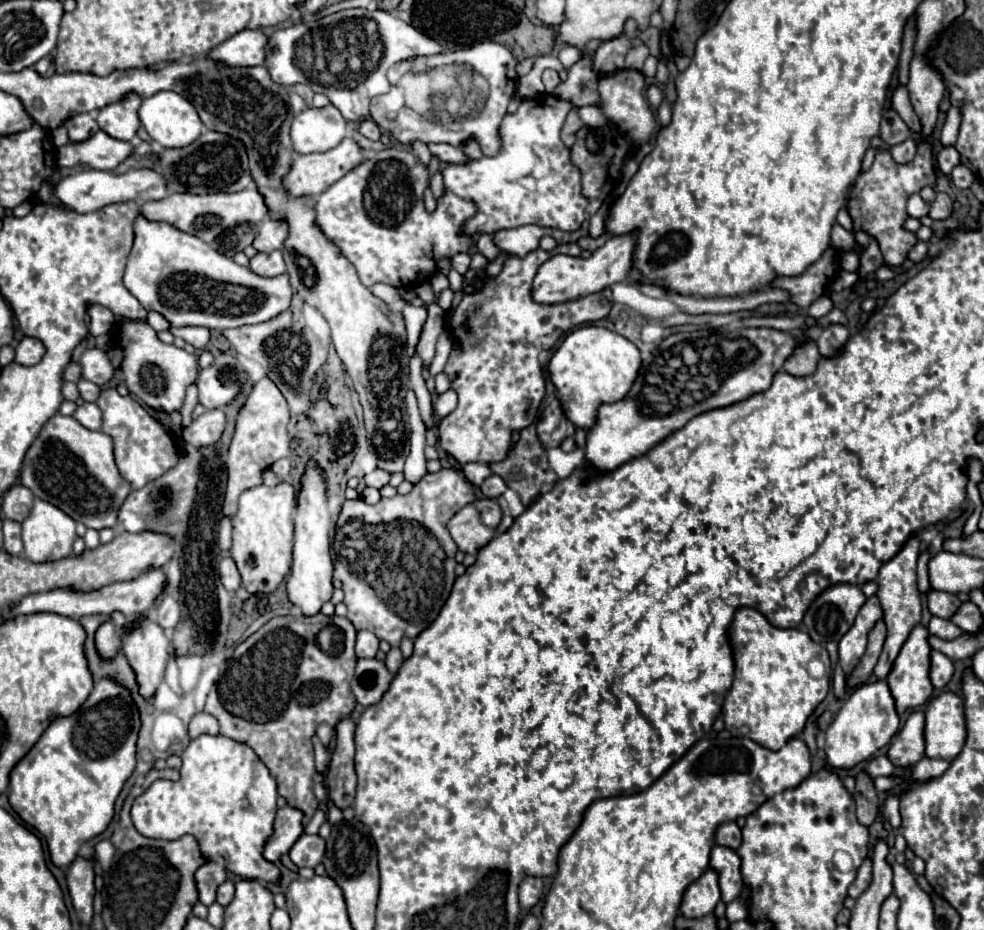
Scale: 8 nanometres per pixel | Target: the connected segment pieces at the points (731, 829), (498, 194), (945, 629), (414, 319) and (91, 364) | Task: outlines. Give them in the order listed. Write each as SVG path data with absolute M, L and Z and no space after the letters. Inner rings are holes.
M725 822L717 828L717 844L719 846L727 846L731 850L737 850L741 844L741 830L735 822Z
M543 94L535 100L523 100L515 114L507 114L503 118L499 130L503 146L497 156L483 156L481 160L471 160L469 164L451 164L443 170L445 190L477 204L477 214L465 224L467 234L491 234L503 228L517 228L525 224L539 224L571 232L583 224L587 200L581 194L581 172L575 168L575 164L571 164L571 150L561 142L559 136L565 116L571 108L573 104L569 100L559 100L553 94ZM539 164L545 164L545 172L541 172Z
M937 616L931 618L927 630L929 630L933 636L941 638L941 640L955 640L957 636L963 634L963 632L959 632L959 628L955 628L955 624L953 624L951 620L943 620L943 618L937 618Z
M405 304L403 306L403 318L405 318L405 324L407 324L405 350L407 350L409 356L413 356L417 340L419 340L419 334L423 330L423 324L425 324L425 318L427 318L427 306L419 306L417 308L413 304Z
M87 348L83 352L79 364L83 368L83 378L97 384L97 386L107 384L115 374L115 368L109 362L107 354L103 350L99 350L99 348Z

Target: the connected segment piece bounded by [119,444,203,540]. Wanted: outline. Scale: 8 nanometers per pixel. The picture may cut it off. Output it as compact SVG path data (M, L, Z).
M185 444L181 448L179 464L171 468L171 472L165 472L159 480L153 480L151 484L145 484L141 490L133 490L125 504L119 510L119 524L125 532L155 532L155 534L167 534L173 540L179 540L185 532L191 504L195 502L197 482L201 476L199 464L203 462L203 450L191 448L191 444Z

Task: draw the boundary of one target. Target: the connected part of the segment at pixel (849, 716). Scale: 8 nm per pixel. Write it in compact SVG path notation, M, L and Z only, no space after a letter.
M885 680L861 684L845 698L841 710L825 732L825 752L831 768L853 768L855 764L871 758L877 750L885 748L895 736L899 726L899 716L895 712L895 702Z

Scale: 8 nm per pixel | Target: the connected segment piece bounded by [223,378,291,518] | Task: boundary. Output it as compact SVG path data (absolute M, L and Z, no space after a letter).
M263 378L259 380L251 394L247 396L245 406L241 408L235 424L235 436L231 440L229 452L225 456L225 466L227 466L227 492L223 498L223 516L233 518L237 512L237 498L241 492L255 488L263 484L263 472L271 468L273 462L279 458L289 458L291 456L291 436L287 432L287 422L289 422L289 408L279 392L279 388L269 380Z

